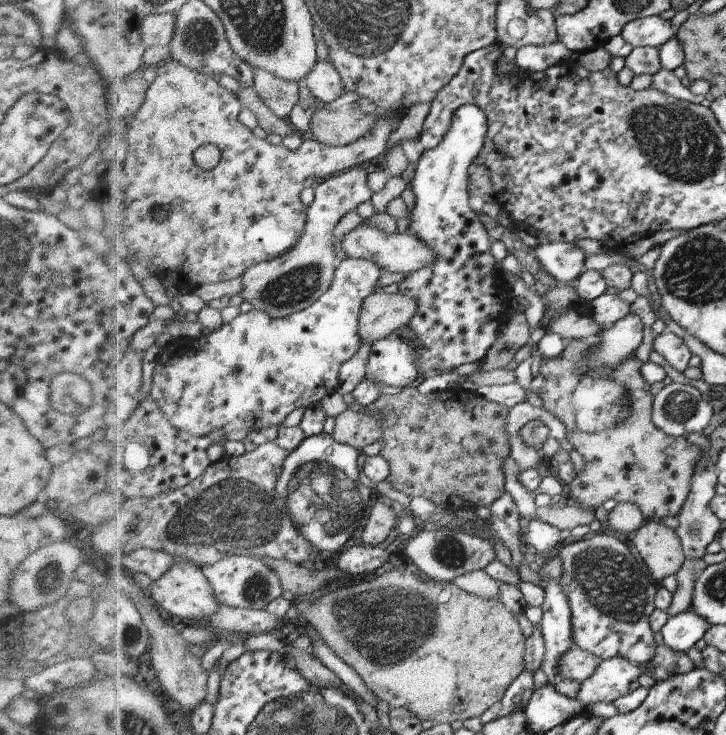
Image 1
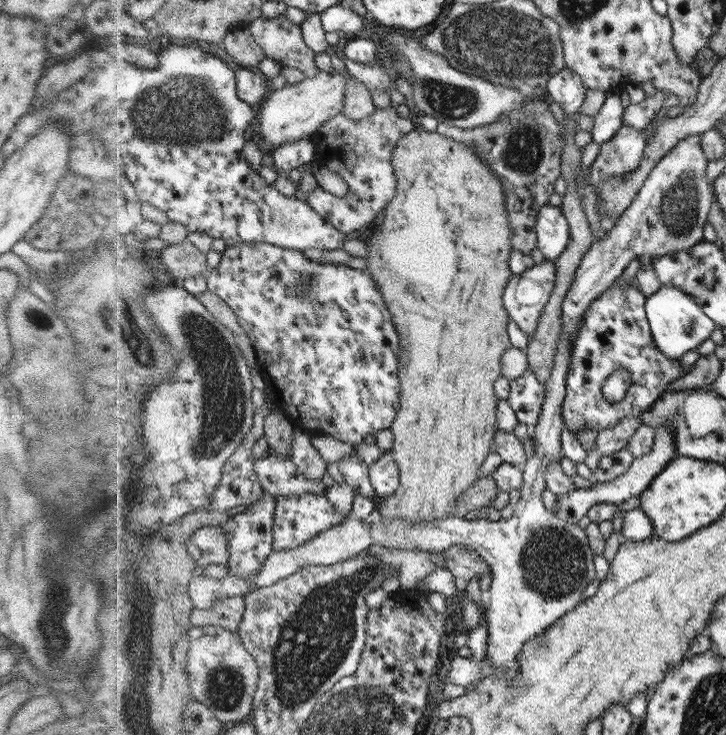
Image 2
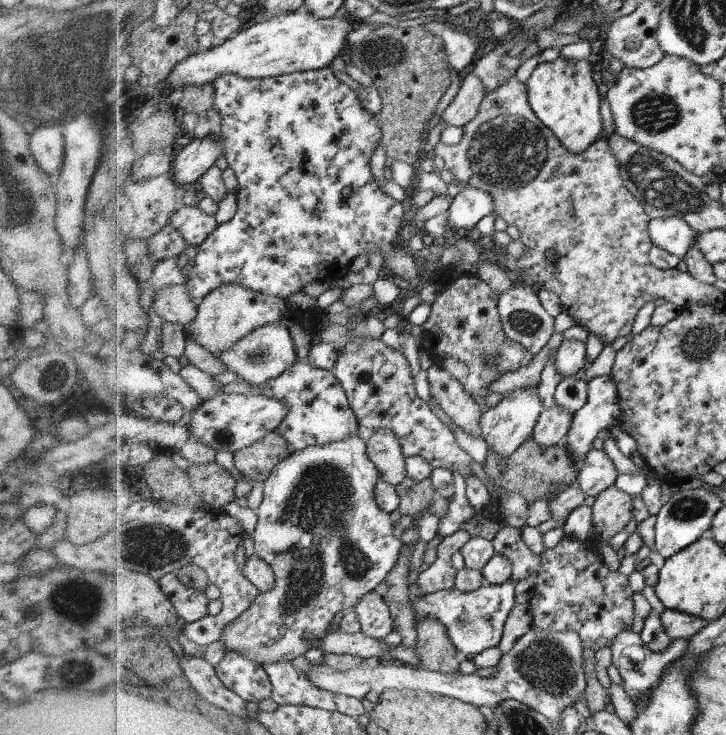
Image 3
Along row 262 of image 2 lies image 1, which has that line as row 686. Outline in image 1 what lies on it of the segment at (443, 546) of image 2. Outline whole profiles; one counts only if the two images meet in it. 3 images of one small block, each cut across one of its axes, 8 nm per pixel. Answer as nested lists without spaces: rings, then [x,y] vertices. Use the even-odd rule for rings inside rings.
[[[622,657],[604,659],[589,679],[580,683],[577,698],[590,705],[598,701],[612,703],[629,693],[630,685],[644,672],[636,663]]]

